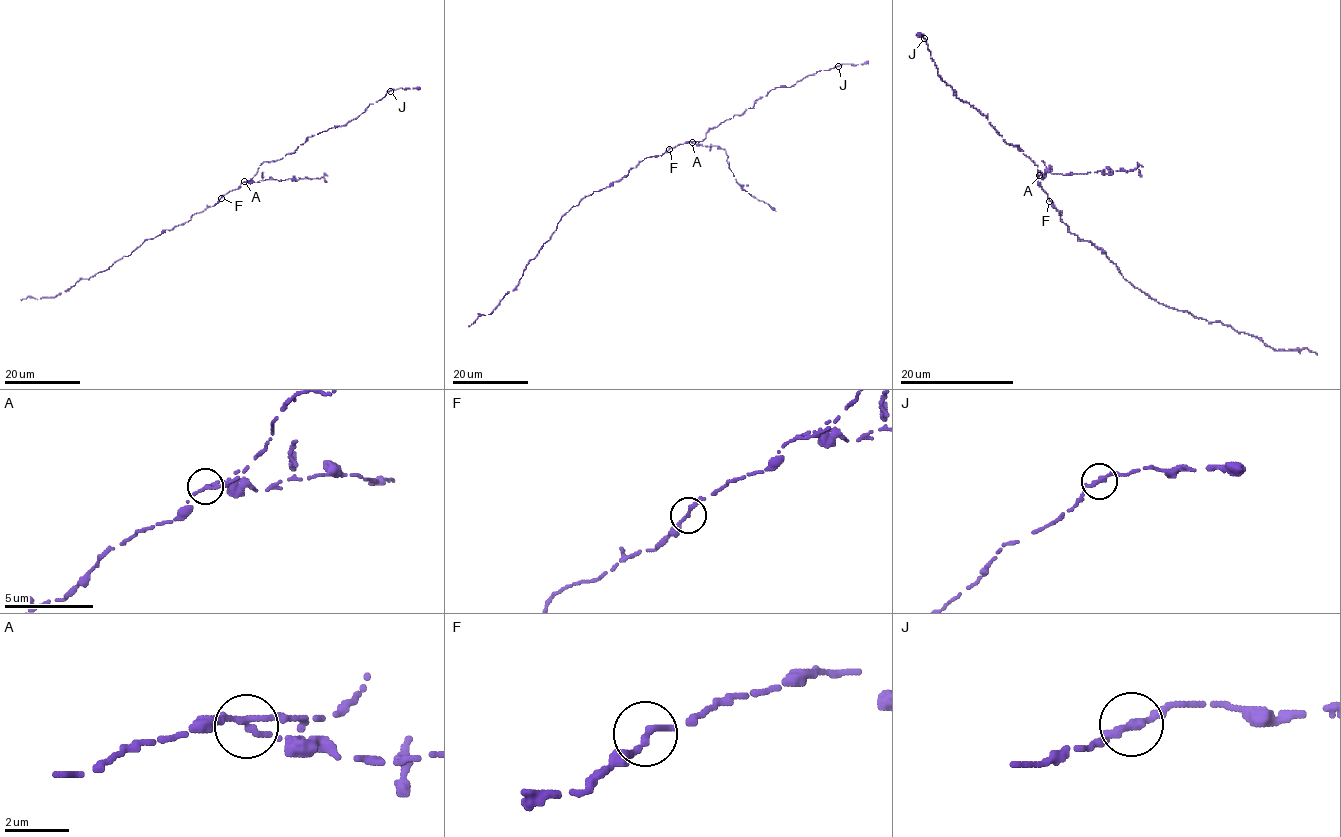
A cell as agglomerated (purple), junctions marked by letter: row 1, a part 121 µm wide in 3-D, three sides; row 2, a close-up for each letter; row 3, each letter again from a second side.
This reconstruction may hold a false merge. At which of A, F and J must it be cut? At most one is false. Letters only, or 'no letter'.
A

